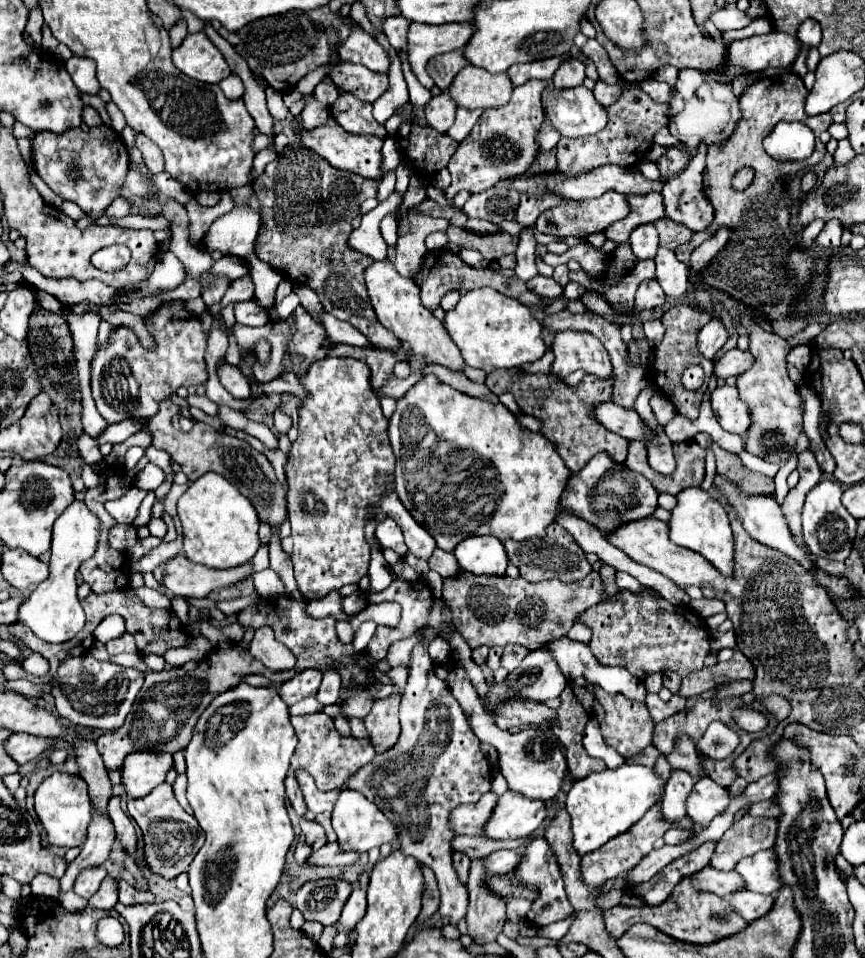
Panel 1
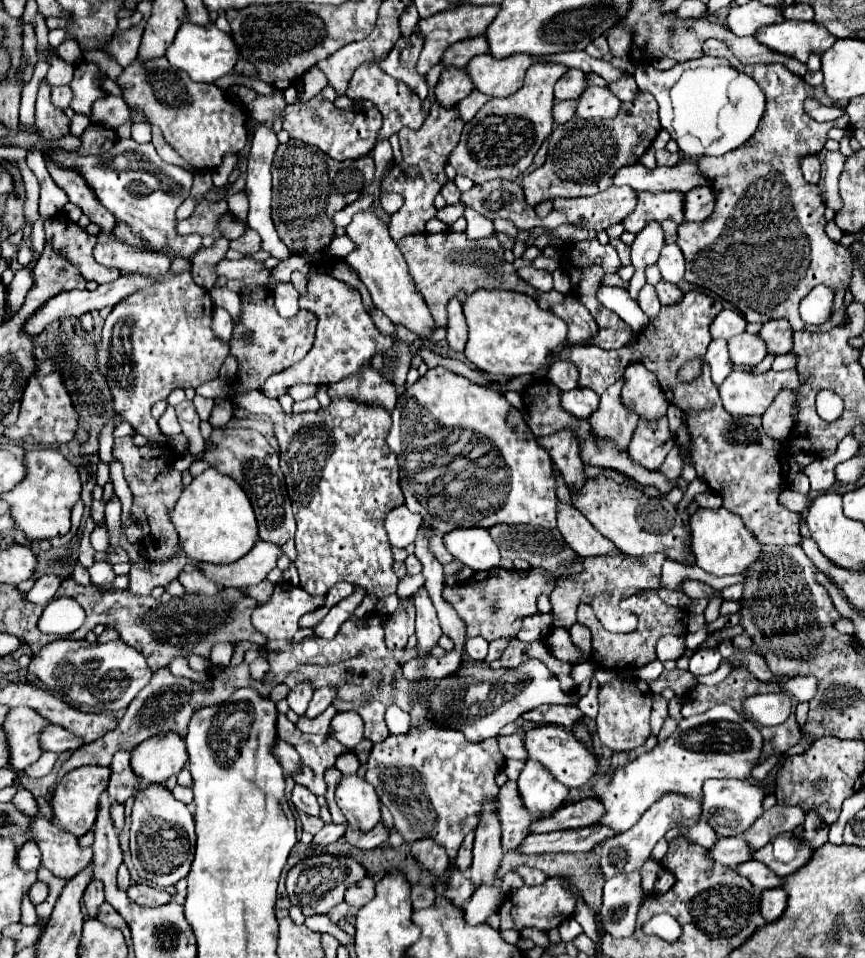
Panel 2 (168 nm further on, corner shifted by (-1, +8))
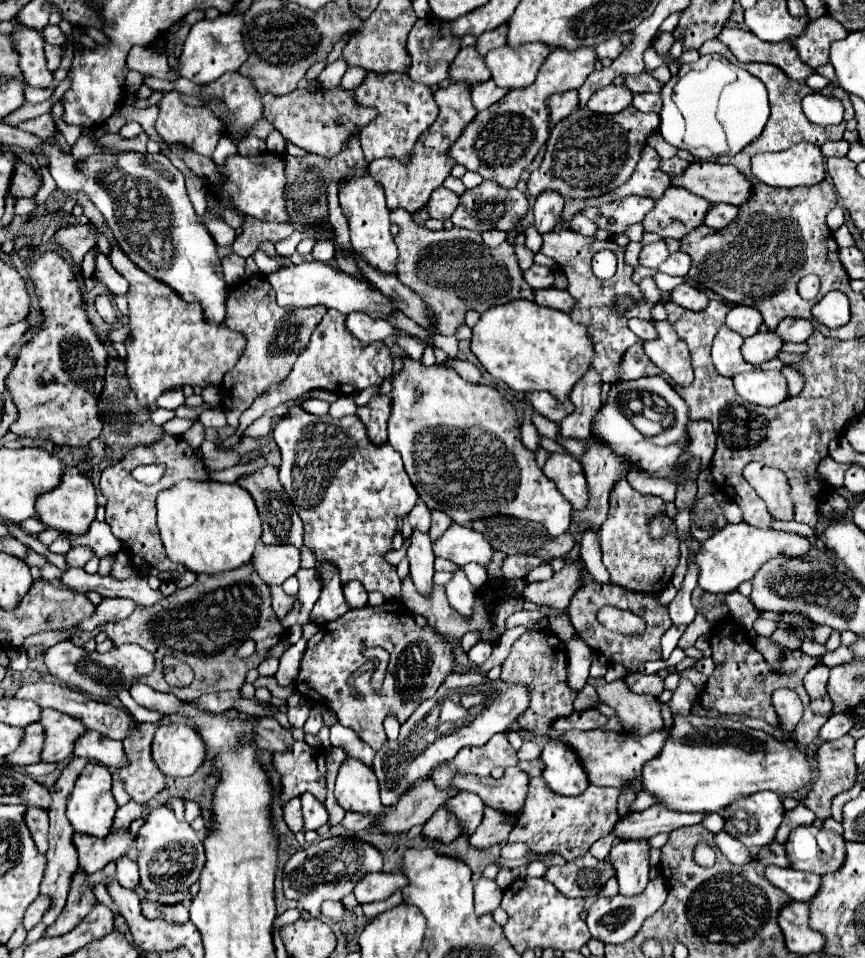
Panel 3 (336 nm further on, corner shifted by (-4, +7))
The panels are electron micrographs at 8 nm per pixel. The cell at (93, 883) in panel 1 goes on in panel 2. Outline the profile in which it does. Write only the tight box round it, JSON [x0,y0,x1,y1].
[84,879,104,917]

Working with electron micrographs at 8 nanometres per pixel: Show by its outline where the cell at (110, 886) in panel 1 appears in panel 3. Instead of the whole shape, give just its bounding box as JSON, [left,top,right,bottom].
[117,858,139,888]

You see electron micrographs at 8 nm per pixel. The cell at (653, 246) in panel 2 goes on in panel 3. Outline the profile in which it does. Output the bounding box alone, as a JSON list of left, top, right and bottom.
[639,242,669,268]

